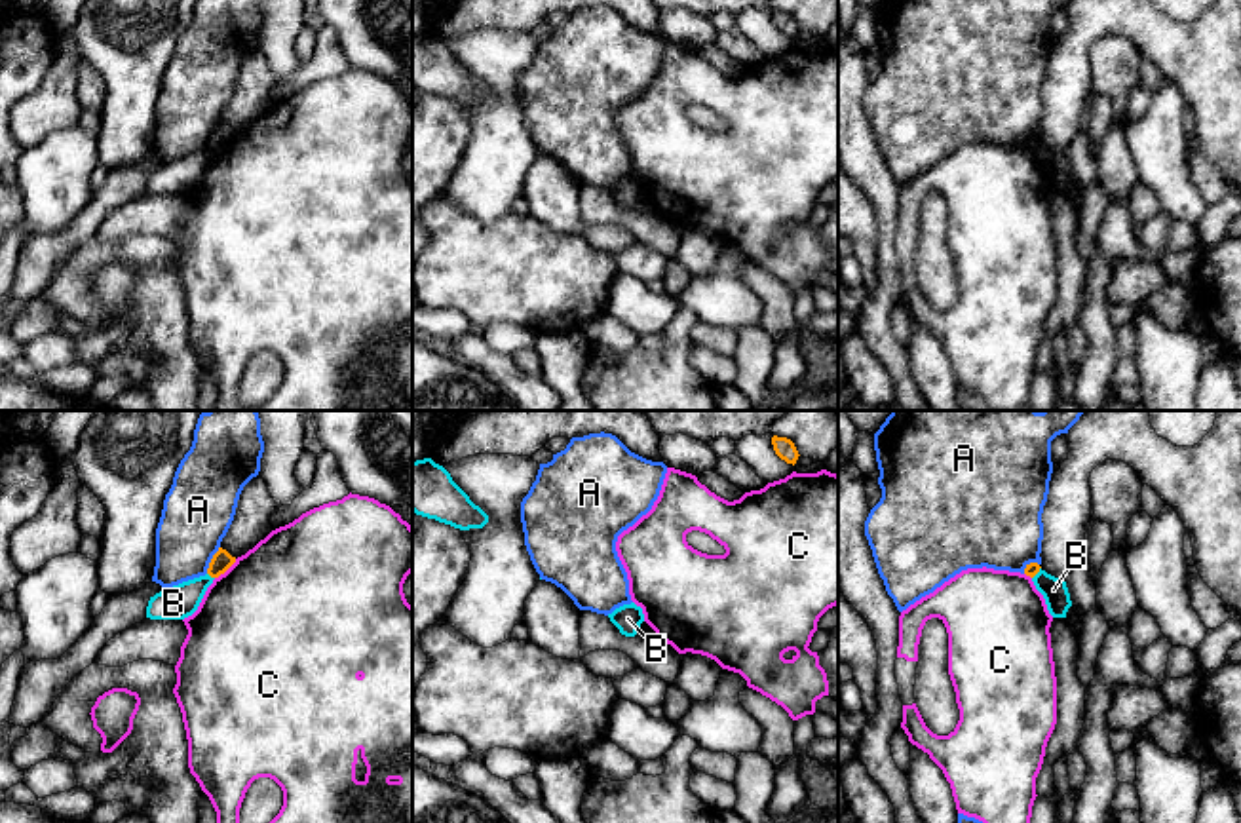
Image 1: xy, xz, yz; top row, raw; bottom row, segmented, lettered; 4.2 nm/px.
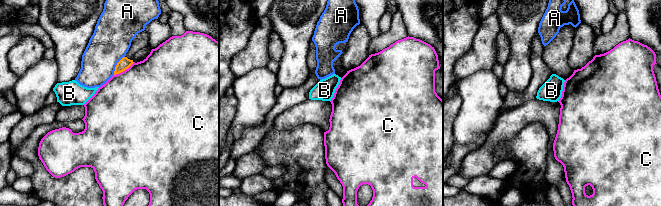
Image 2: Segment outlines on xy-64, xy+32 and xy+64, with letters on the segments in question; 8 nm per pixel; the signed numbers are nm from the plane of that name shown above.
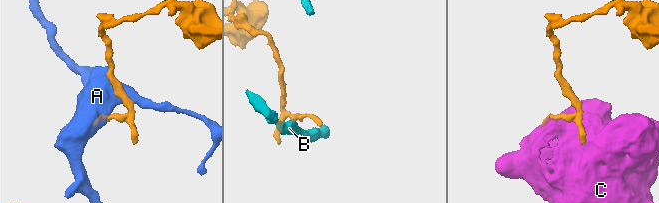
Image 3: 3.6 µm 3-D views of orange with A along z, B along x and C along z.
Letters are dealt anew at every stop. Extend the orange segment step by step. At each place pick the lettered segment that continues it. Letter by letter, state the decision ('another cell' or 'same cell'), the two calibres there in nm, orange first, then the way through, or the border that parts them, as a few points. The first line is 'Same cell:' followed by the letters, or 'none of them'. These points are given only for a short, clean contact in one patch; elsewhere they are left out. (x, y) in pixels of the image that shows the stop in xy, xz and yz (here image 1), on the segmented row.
Same cell: none of them
A: another cell | 90/300 nm
B: another cell | 90/140 nm | along xy (208, 573), (213, 578)
C: another cell | 90/500 nm

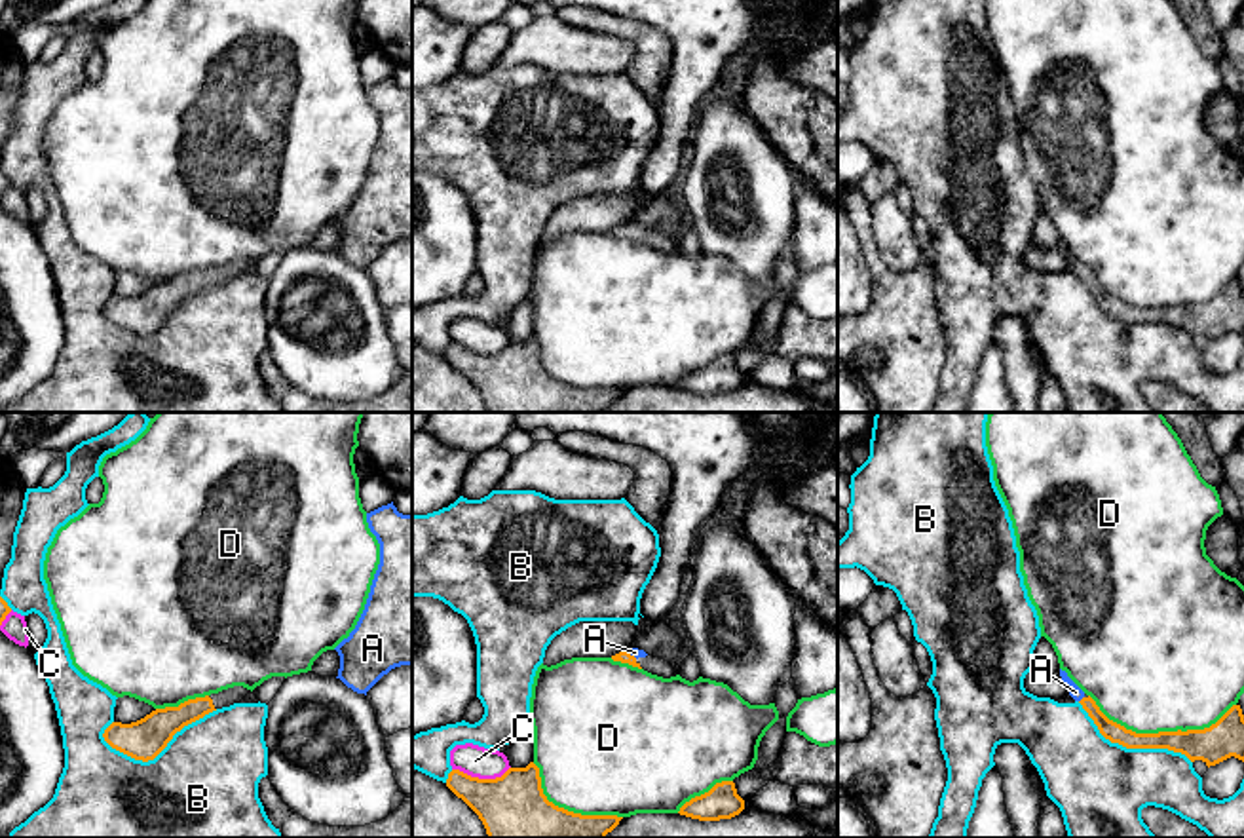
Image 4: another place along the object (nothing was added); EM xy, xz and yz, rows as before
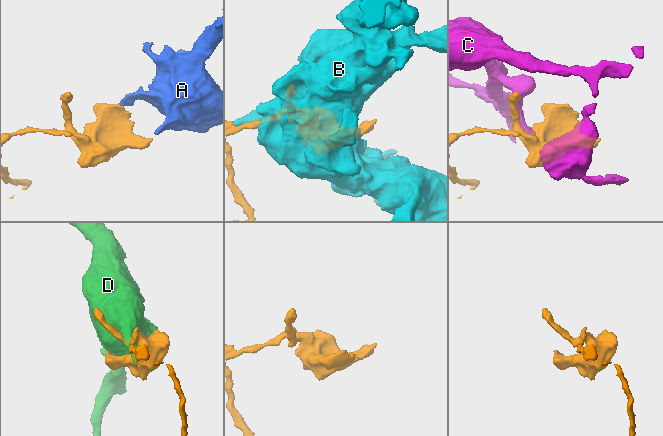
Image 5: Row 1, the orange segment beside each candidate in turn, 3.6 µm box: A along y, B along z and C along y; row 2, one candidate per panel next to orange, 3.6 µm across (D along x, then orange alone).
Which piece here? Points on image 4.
Same cell: A
A: same cell | 80/60 nm | across yz (1108, 728), (1081, 700), (1075, 692)
B: another cell | 170/500 nm
C: another cell | 300/130 nm
D: another cell | 160/500 nm

